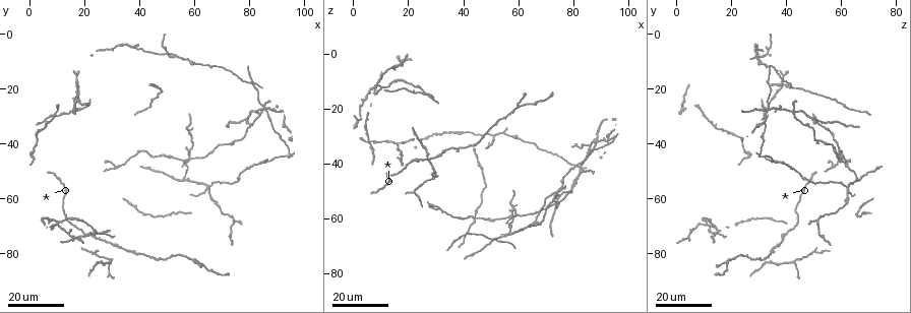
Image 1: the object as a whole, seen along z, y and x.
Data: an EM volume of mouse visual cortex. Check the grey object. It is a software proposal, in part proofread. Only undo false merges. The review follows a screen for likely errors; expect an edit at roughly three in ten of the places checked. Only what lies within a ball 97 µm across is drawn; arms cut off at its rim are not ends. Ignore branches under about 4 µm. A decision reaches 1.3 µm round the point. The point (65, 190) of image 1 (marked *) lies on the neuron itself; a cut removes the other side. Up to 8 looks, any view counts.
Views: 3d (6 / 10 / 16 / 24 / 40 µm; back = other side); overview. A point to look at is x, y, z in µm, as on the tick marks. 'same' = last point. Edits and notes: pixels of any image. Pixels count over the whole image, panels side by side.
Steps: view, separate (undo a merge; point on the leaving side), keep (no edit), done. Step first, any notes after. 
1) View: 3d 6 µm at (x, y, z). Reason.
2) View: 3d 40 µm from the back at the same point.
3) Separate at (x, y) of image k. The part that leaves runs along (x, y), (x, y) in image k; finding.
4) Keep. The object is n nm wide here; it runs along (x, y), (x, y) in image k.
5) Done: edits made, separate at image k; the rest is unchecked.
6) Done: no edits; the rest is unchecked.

View: 3d 24 µm at (24, 84, 31). Sudden change in width.

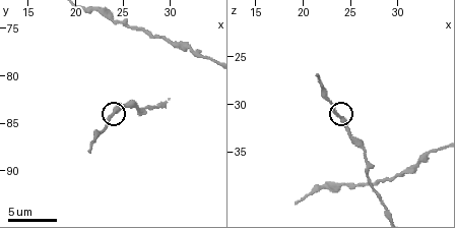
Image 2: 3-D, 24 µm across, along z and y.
View: 3d 6 µm at (23.8, 84.2, 31.4).

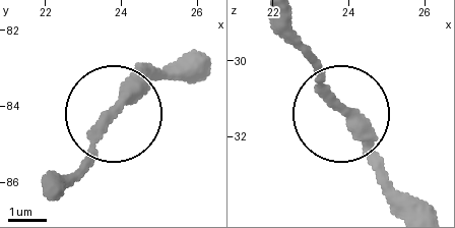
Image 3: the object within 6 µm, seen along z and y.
Keep. The object is 320 nm wide here; it runs along (424, 210), (346, 122), (301, 47) in image 3; one neuron here.

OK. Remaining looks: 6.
View: 3d 16 µm at (30, 83, 42). Three-way junction.

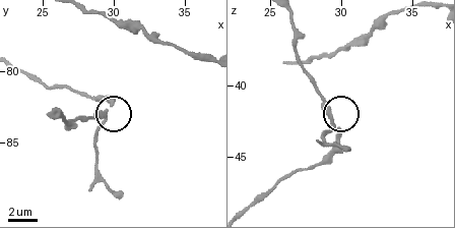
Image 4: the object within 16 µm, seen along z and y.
View: 3d 10 µm at (29.4, 83.2, 42.6).

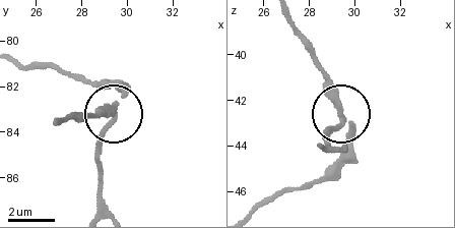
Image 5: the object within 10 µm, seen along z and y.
Separate at (99, 135) of image 5. The side arm is 7 µm long; two neurons meet here.

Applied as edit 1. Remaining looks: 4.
View: overview.

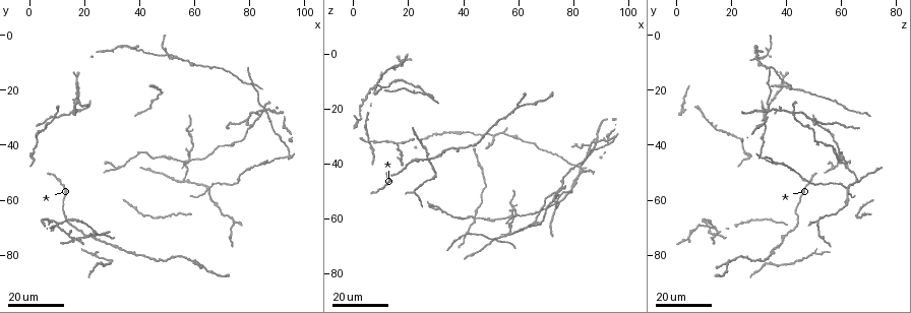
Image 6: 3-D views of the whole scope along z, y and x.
View: 3d 16 µm at (56, 53, 65). Looks like a crossing.

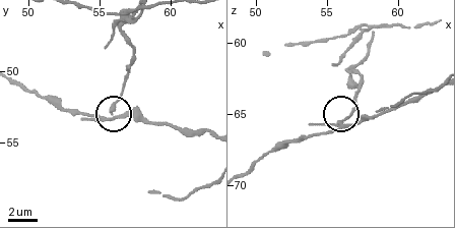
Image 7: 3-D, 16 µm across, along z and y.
View: 3d 6 µm at (56.4, 53.2, 65.8).

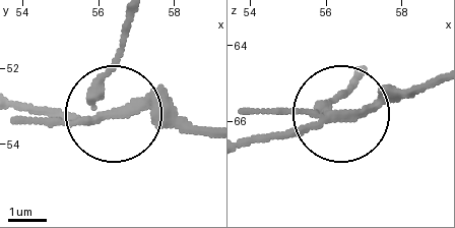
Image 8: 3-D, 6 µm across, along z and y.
Separate at (113, 69) of image 8. The side arm is 20 µm long; the part that leaves runs along (95, 112), (95, 87), (125, 18) in image 8; two neurons meet here.

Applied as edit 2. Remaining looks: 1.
Done: edits made, separate at image 5, separate at image 8; the rest is unchecked.

